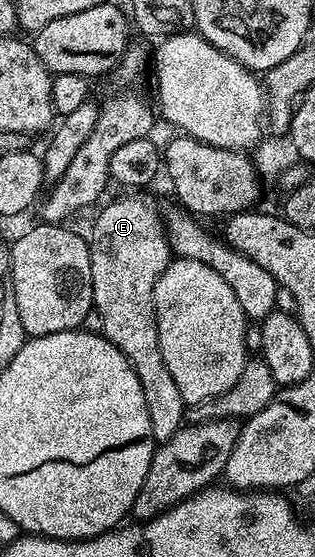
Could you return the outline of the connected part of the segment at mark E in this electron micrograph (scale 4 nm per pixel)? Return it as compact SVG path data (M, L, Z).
M137 192L126 193L126 198L117 198L109 202L97 214L93 227L87 233L89 255L91 256L91 284L93 285L93 308L97 309L103 320L101 333L135 368L139 384L143 384L143 400L147 400L147 416L151 420L151 432L154 443L160 444L175 436L175 432L187 418L187 403L183 400L175 379L167 364L163 364L163 352L159 352L157 335L157 317L153 311L153 293L159 276L169 267L171 249L169 236L166 234L166 219L145 198Z

